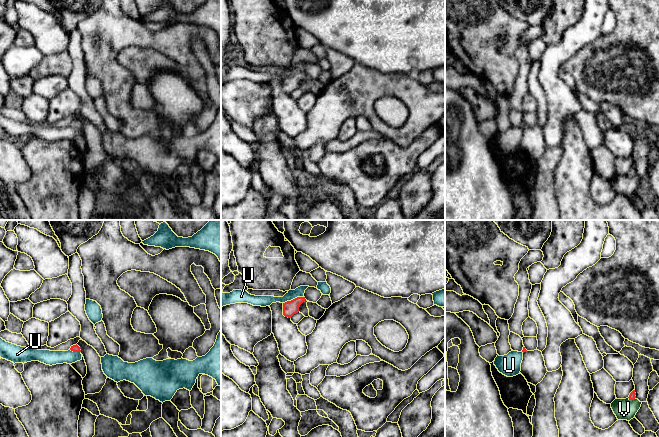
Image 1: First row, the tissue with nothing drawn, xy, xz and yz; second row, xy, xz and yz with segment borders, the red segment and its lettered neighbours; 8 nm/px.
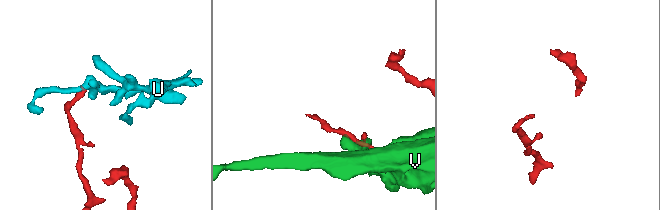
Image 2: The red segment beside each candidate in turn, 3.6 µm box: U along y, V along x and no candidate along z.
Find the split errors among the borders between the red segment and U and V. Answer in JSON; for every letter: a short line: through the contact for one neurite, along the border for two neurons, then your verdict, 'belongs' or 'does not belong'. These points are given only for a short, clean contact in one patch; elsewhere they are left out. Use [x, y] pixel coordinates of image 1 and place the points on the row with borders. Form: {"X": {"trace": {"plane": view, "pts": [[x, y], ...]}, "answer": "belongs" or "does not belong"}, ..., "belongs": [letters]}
{"U": {"trace": {"plane": "xz", "pts": [[303, 296], [297, 296], [283, 303]]}, "answer": "does not belong"}, "V": {"answer": "does not belong"}, "belongs": []}

